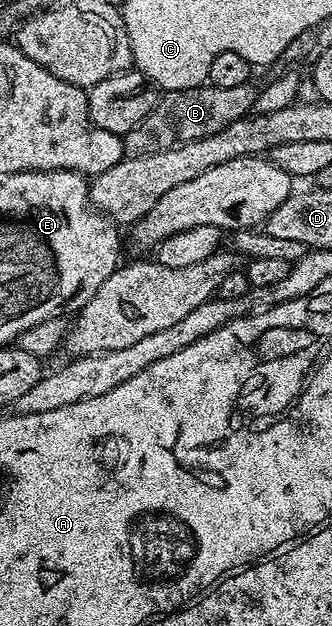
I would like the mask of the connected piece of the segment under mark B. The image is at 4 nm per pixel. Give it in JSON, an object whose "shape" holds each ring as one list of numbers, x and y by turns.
{"shape":[[251,82,234,85,234,89,218,89,211,85,163,92,156,100,156,108,128,135,123,136,124,149,129,156,149,155,176,146,190,139,201,139,226,129,234,121,243,119,252,111,257,88]]}

